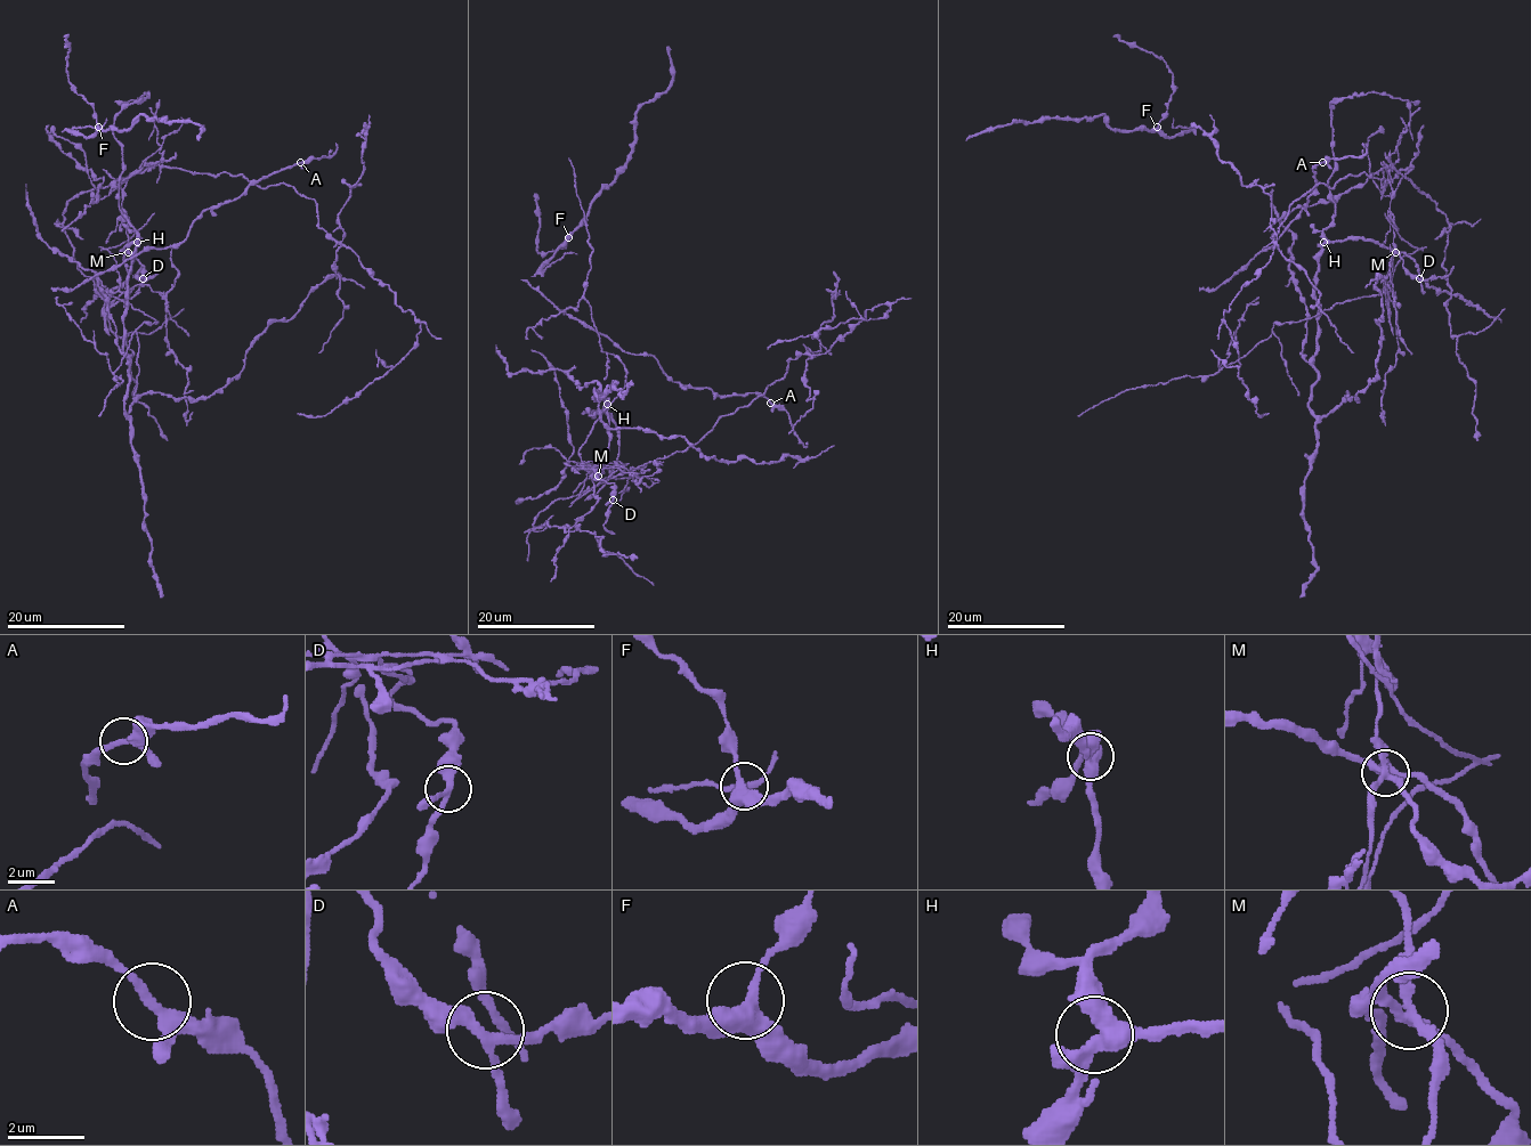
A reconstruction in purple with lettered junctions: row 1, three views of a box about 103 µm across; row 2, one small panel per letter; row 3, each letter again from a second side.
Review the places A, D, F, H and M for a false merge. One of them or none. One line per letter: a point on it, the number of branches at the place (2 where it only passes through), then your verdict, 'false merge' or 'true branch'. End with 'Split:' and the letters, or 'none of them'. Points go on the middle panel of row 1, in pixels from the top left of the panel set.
A: place (770, 403); branches 3; true branch
D: place (613, 500); branches 3; true branch
F: place (568, 237); branches 3; true branch
H: place (607, 404); branches 4; true branch
M: place (598, 476); branches 4; false merge
Split: M

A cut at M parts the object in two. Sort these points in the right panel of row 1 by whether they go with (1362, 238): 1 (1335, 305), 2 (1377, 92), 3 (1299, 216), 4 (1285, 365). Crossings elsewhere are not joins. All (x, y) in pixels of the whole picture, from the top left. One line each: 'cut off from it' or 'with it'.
1: cut off from it
2: with it
3: with it
4: cut off from it

